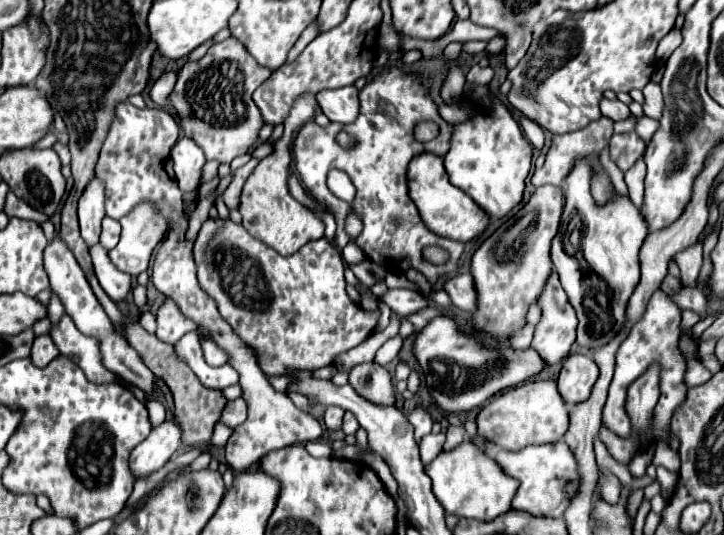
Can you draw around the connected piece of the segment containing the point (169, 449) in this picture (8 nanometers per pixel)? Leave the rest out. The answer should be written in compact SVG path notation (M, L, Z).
M164 421L160 427L134 447L130 455L130 471L134 479L144 479L162 469L174 451L180 447L180 429L174 421Z

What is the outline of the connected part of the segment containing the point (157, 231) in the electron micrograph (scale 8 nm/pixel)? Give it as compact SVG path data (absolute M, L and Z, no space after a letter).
M142 201L126 217L120 219L120 225L122 225L122 237L120 237L120 243L110 251L110 259L124 273L128 273L128 275L140 275L142 271L148 269L154 249L162 243L162 239L164 239L164 235L168 231L166 229L168 221L160 213L158 205L154 205L152 201Z

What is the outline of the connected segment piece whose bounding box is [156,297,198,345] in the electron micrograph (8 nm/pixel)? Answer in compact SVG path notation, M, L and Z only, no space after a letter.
M170 297L164 299L164 303L158 307L158 331L156 337L166 341L166 343L178 343L188 331L198 329L198 325L194 321L190 321L174 301L170 301Z

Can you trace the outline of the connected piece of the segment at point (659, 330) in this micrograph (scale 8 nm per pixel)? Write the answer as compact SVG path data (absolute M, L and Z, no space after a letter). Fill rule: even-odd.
M656 291L646 307L644 317L634 325L634 329L628 333L628 337L624 339L624 343L620 345L618 353L616 353L616 371L614 371L614 379L610 383L610 393L608 393L608 401L604 405L604 427L614 431L618 437L622 439L630 439L634 435L634 427L630 421L630 415L626 411L626 395L628 395L628 387L650 367L650 363L658 361L662 365L662 381L660 381L660 401L654 409L654 423L648 425L648 431L644 433L646 437L642 437L642 445L646 447L650 445L650 441L654 439L654 433L658 439L664 437L670 417L674 415L674 409L684 401L686 397L686 385L684 385L684 371L686 371L686 361L678 351L678 339L680 339L680 307L676 307L666 293Z

